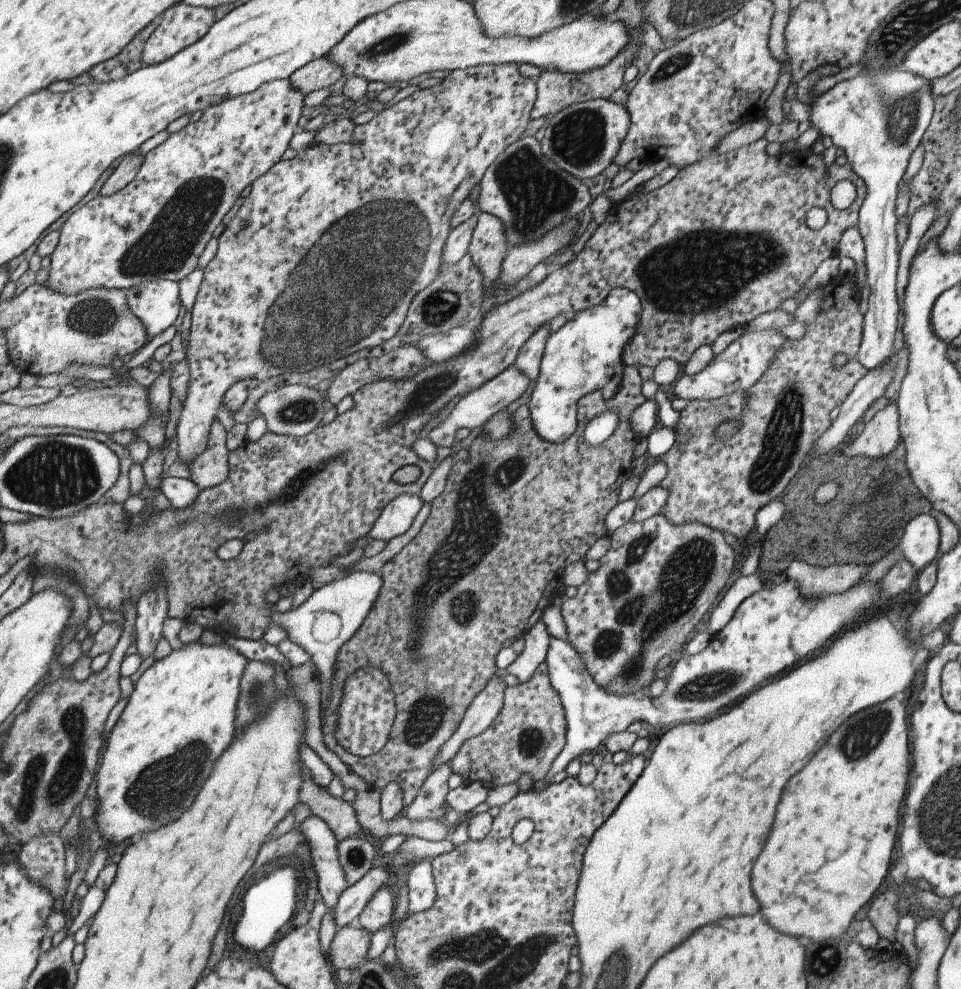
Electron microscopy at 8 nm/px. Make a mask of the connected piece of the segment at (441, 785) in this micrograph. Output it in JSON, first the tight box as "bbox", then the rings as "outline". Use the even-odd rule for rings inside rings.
{"bbox":[402,764,452,821],"outline":[[[441,764],[426,777],[421,791],[415,796],[412,803],[402,813],[409,820],[438,820],[443,821],[447,812],[446,794],[447,778],[452,773],[451,764]]]}

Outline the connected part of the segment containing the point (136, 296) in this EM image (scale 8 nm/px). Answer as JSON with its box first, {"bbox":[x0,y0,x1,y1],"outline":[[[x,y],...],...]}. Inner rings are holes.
{"bbox":[126,280,182,339],"outline":[[[153,280],[126,292],[131,310],[146,325],[151,339],[173,326],[179,318],[182,306],[179,282]]]}

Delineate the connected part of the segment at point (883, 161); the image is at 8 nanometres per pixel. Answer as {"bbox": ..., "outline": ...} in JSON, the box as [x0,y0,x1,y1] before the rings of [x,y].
{"bbox":[809,67,933,372],"outline":[[[900,67],[879,72],[861,72],[853,78],[841,80],[832,88],[819,95],[809,106],[809,122],[817,130],[819,138],[831,138],[833,146],[841,148],[852,172],[861,178],[865,186],[865,197],[857,212],[857,232],[864,245],[864,266],[866,283],[869,288],[868,308],[862,315],[861,341],[856,353],[856,360],[869,372],[871,368],[881,366],[893,356],[893,340],[897,330],[898,305],[895,294],[895,278],[898,267],[896,240],[895,200],[897,184],[903,178],[911,152],[920,144],[923,134],[933,113],[933,99],[929,80],[905,72]]]}

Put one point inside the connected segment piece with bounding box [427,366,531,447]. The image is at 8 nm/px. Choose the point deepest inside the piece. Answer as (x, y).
(475, 408)

